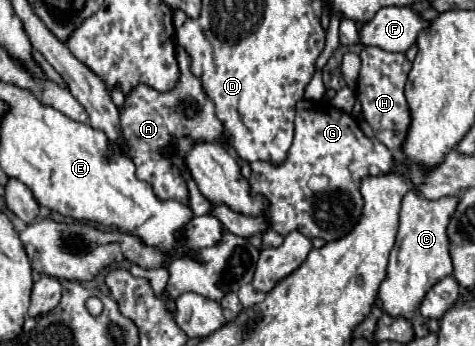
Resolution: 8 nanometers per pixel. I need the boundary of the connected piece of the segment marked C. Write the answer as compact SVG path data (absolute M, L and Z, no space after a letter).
M409 190L403 196L403 206L399 212L399 234L391 250L387 276L379 288L379 298L383 308L391 316L411 318L423 300L425 292L441 278L453 272L453 260L449 254L447 226L457 210L459 196L443 196L439 200L427 200L419 192Z

